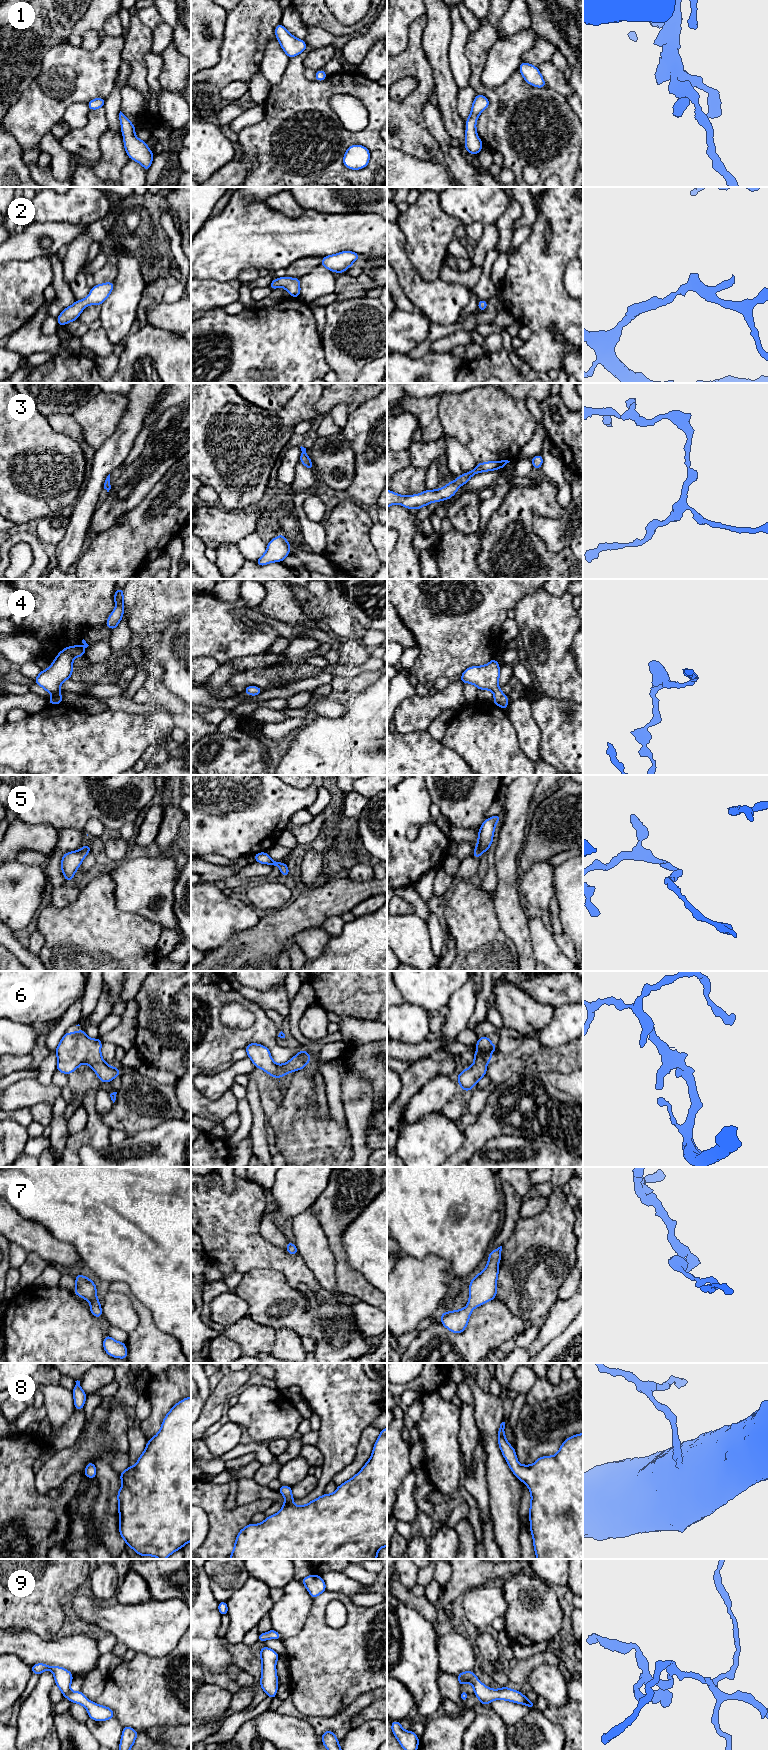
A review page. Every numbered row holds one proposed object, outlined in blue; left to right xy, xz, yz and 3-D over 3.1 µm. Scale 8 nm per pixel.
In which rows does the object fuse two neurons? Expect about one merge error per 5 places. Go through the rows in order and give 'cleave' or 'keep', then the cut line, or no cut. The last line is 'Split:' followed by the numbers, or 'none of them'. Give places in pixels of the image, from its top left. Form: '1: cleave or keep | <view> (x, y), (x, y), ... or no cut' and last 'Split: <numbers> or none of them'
1: keep | no cut
2: keep | no cut
3: keep | no cut
4: keep | no cut
5: keep | no cut
6: keep | no cut
7: keep | no cut
8: keep | no cut
9: keep | no cut
Split: none of them

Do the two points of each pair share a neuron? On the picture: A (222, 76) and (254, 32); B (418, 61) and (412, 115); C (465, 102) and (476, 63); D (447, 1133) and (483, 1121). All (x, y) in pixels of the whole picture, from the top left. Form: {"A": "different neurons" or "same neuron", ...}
{"A": "same neuron", "B": "same neuron", "C": "different neurons", "D": "different neurons"}

